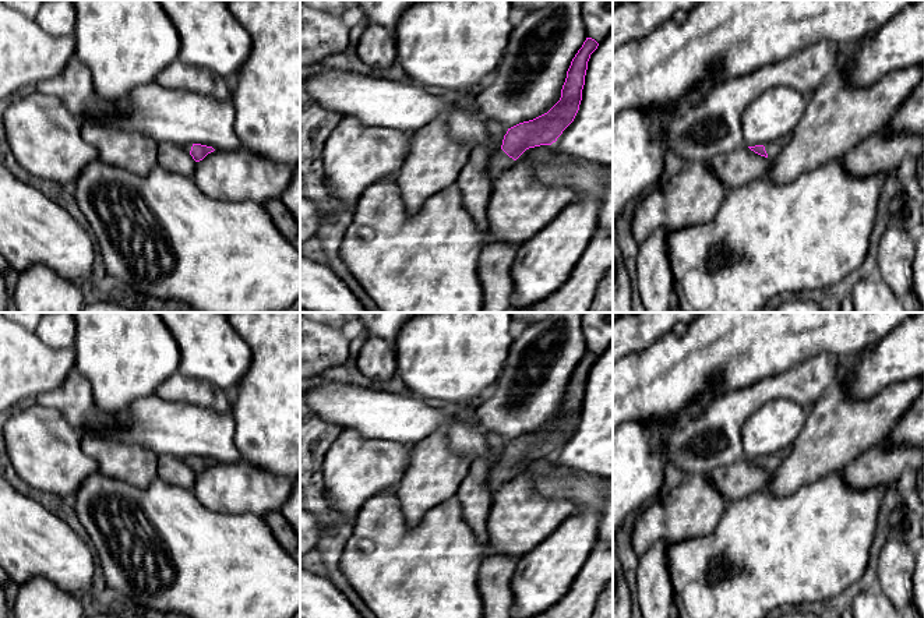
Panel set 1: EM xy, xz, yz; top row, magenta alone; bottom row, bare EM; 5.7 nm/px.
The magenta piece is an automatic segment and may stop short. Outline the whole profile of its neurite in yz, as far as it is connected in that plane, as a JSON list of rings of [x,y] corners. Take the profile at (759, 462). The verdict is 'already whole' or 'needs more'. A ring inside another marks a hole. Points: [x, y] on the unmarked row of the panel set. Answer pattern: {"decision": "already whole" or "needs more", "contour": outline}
{"decision": "needs more", "contour": [[[787,446],[786,449],[775,452],[772,455],[748,459],[748,460],[761,469],[773,472],[783,463],[783,460],[790,455],[790,452],[791,452],[791,446]]]}

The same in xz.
{"decision": "needs more", "contour": [[[586,350],[567,384],[560,413],[544,427],[508,441],[502,458],[489,476],[491,494],[497,492],[529,460],[551,458],[574,434],[582,413],[582,402],[590,367],[599,356]]]}

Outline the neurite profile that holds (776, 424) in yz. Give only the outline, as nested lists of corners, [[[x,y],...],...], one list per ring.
[[[790,399],[766,402],[750,416],[741,431],[748,459],[763,458],[791,446],[807,423],[807,410]]]

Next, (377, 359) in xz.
[[[367,338],[362,346],[356,367],[368,378],[387,382],[396,374],[396,349],[387,339]]]

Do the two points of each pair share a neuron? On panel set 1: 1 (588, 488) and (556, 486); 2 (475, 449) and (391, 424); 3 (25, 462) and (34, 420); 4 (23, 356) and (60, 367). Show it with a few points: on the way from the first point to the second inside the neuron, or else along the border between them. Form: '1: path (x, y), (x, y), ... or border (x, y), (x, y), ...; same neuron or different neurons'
1: path (579, 488), (564, 486); same neuron
2: path (454, 428), (447, 421), (412, 421); same neuron
3: path (34, 452), (34, 430); same neuron
4: path (32, 366), (50, 367); same neuron

